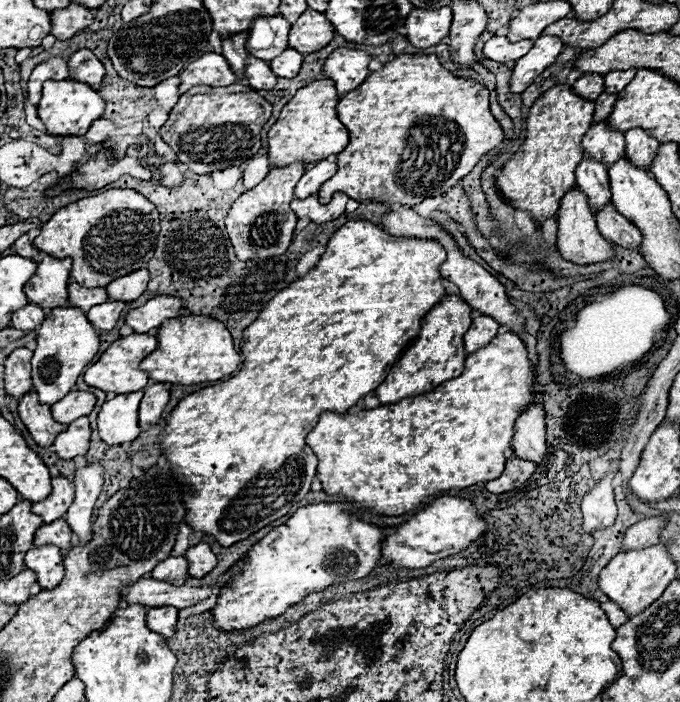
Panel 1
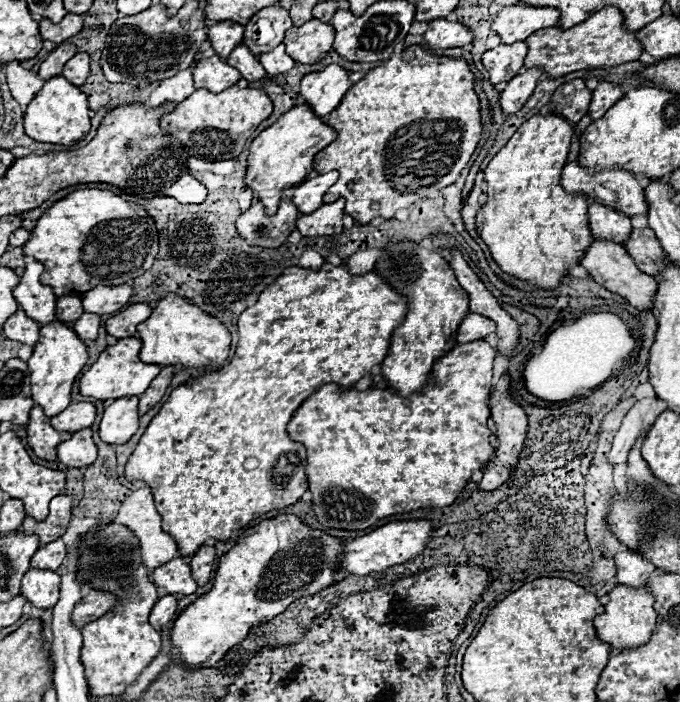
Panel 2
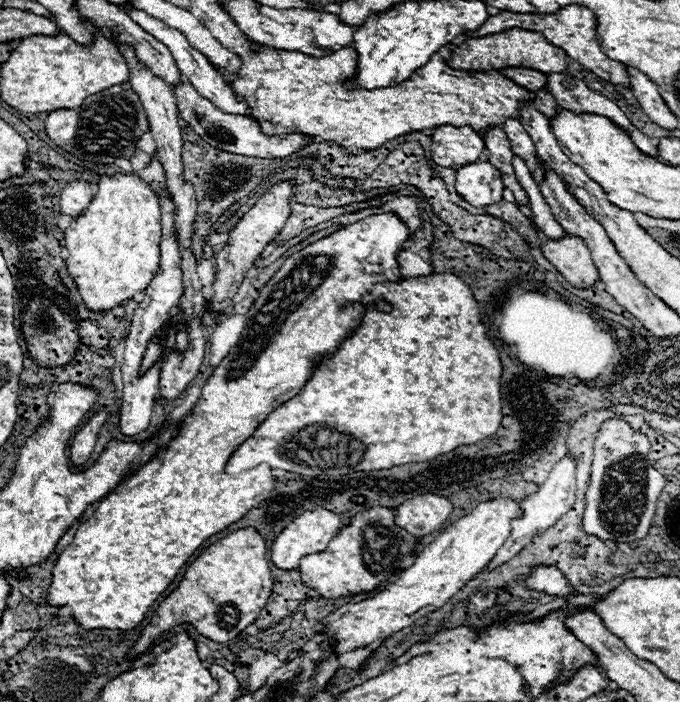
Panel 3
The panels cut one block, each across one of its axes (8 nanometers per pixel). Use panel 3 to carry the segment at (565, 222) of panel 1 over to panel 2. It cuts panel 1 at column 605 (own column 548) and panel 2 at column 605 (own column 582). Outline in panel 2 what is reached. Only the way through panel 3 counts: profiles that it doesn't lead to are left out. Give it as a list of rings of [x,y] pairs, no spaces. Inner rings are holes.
[[[596,240],[584,254],[582,258],[582,266],[590,272],[590,276],[600,284],[604,286],[606,290],[626,298],[626,302],[630,306],[634,306],[638,312],[646,312],[646,310],[652,310],[654,308],[654,296],[656,296],[656,290],[658,290],[658,282],[656,278],[644,274],[636,262],[628,256],[626,248],[620,246],[620,244],[614,244],[614,242],[608,242],[608,240]]]

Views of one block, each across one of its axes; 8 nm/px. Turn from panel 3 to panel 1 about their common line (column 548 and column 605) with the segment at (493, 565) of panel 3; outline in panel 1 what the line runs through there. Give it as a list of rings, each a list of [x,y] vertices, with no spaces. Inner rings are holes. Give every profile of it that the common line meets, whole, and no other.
[[[608,472],[604,478],[596,482],[596,486],[582,500],[584,514],[584,530],[592,534],[598,528],[608,528],[616,518],[616,502],[612,488],[614,472]]]

